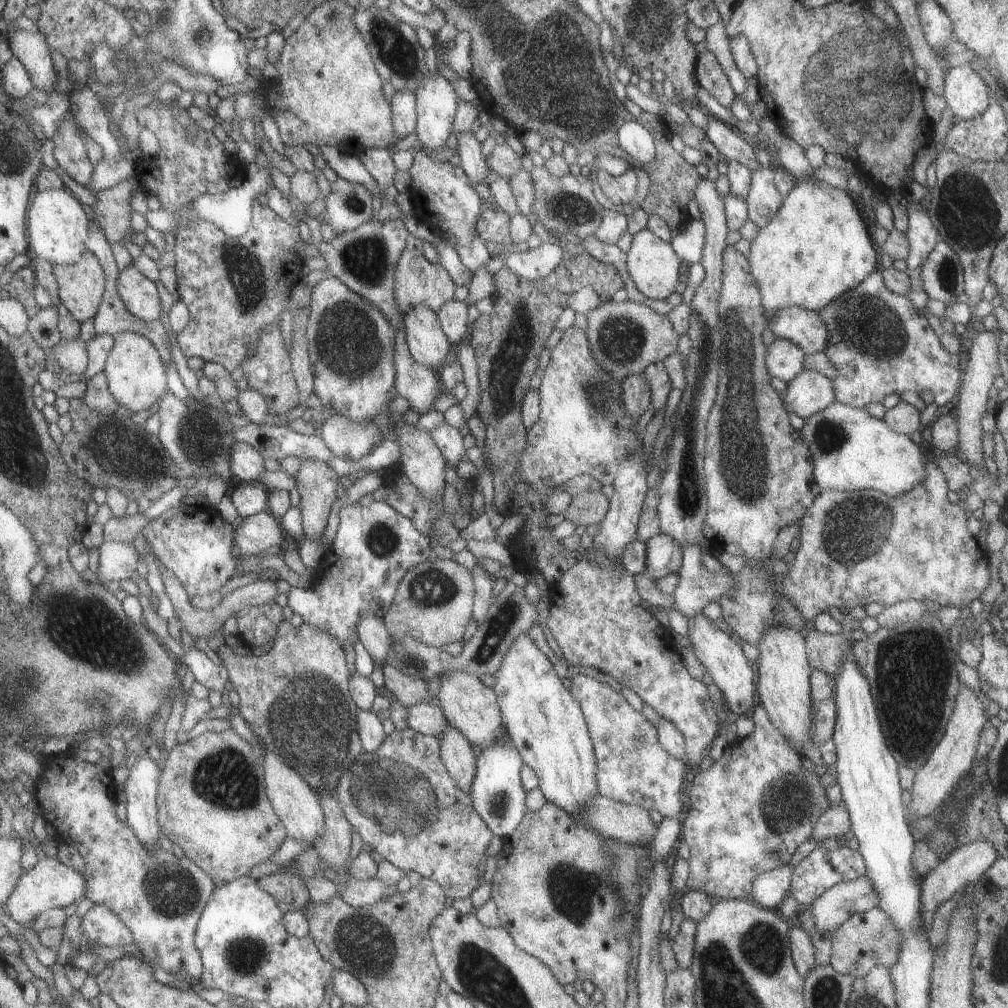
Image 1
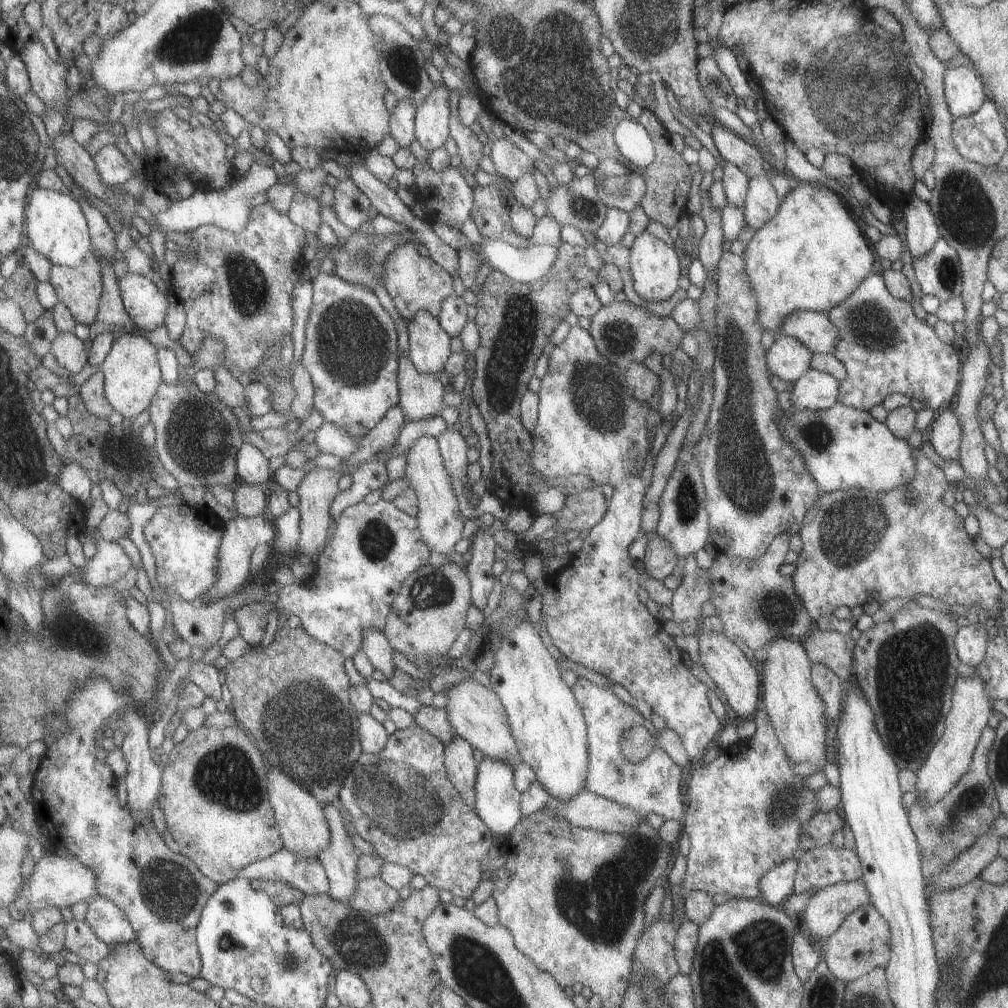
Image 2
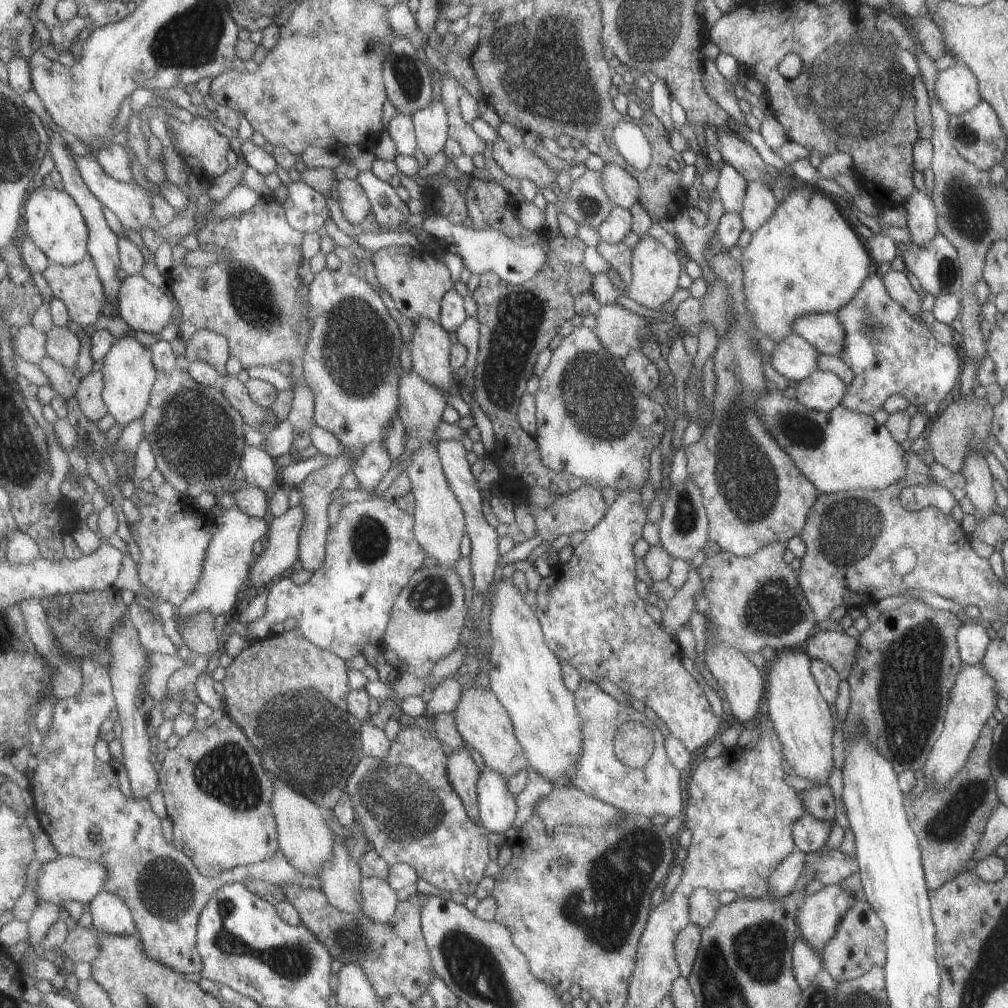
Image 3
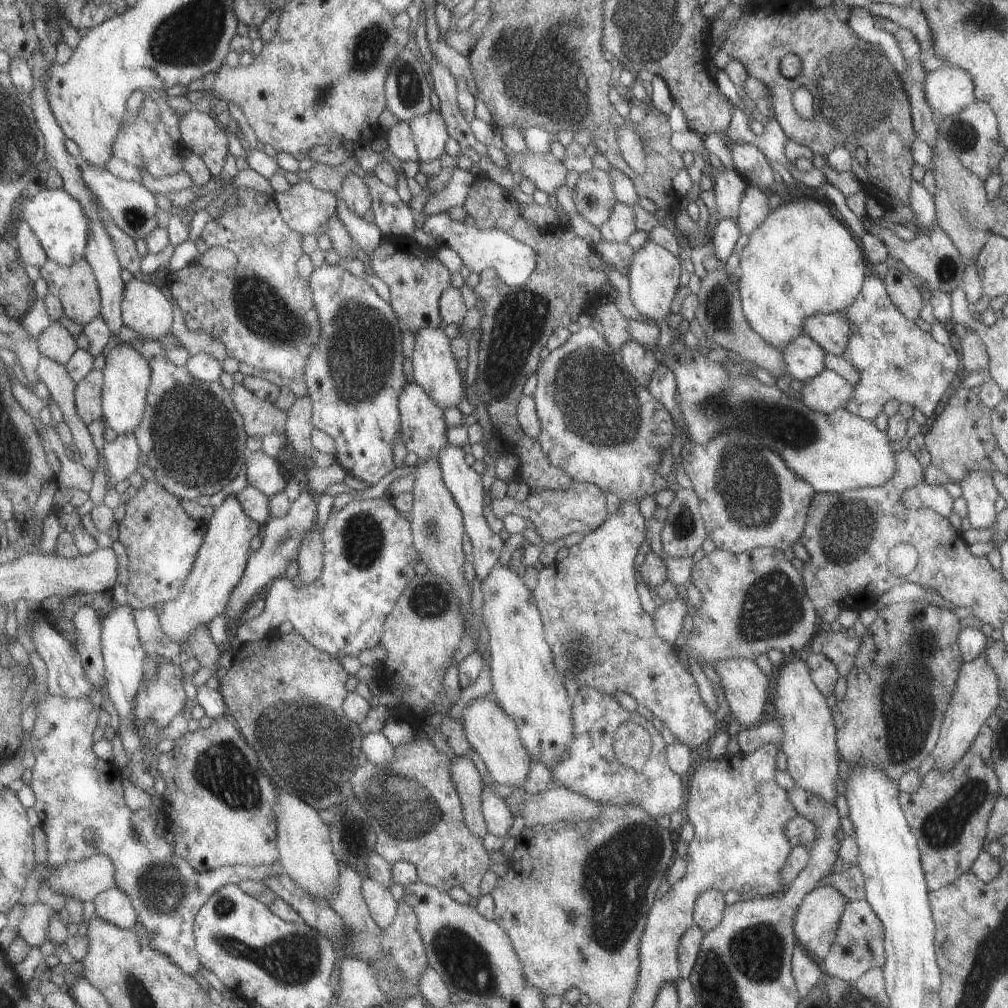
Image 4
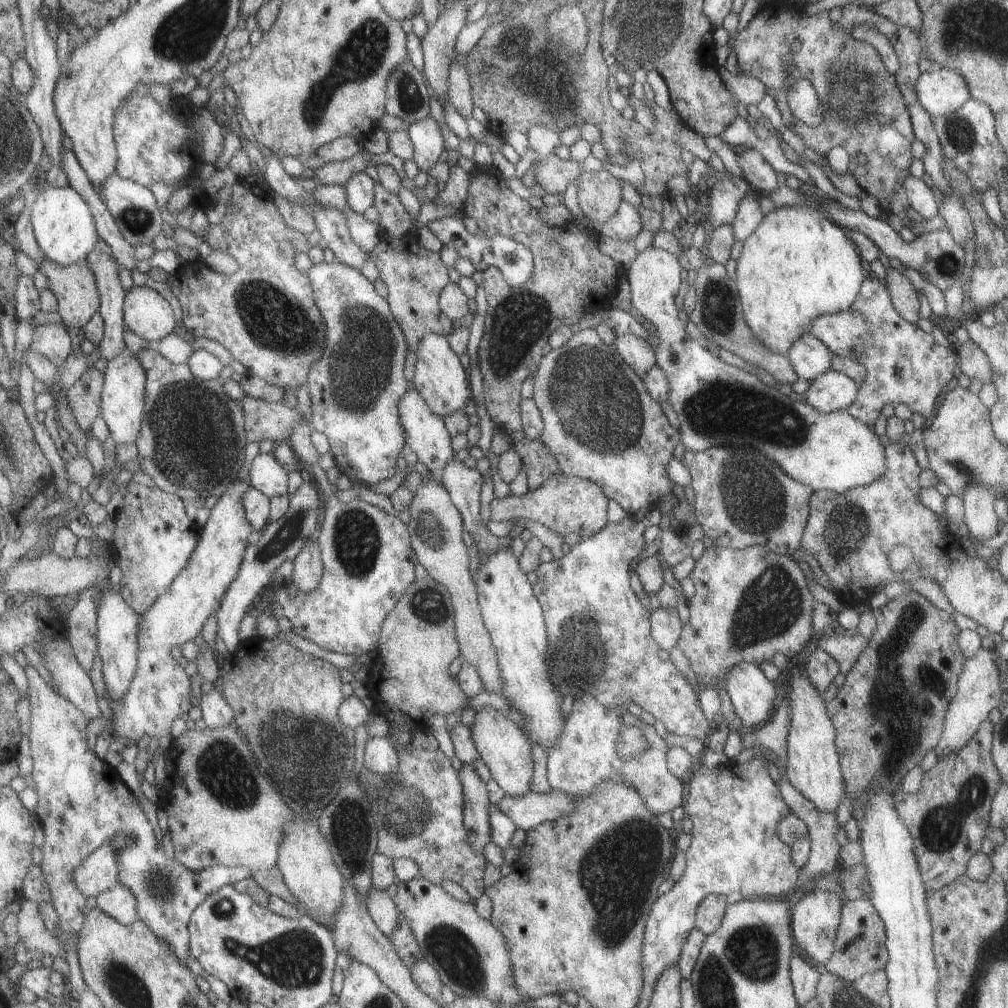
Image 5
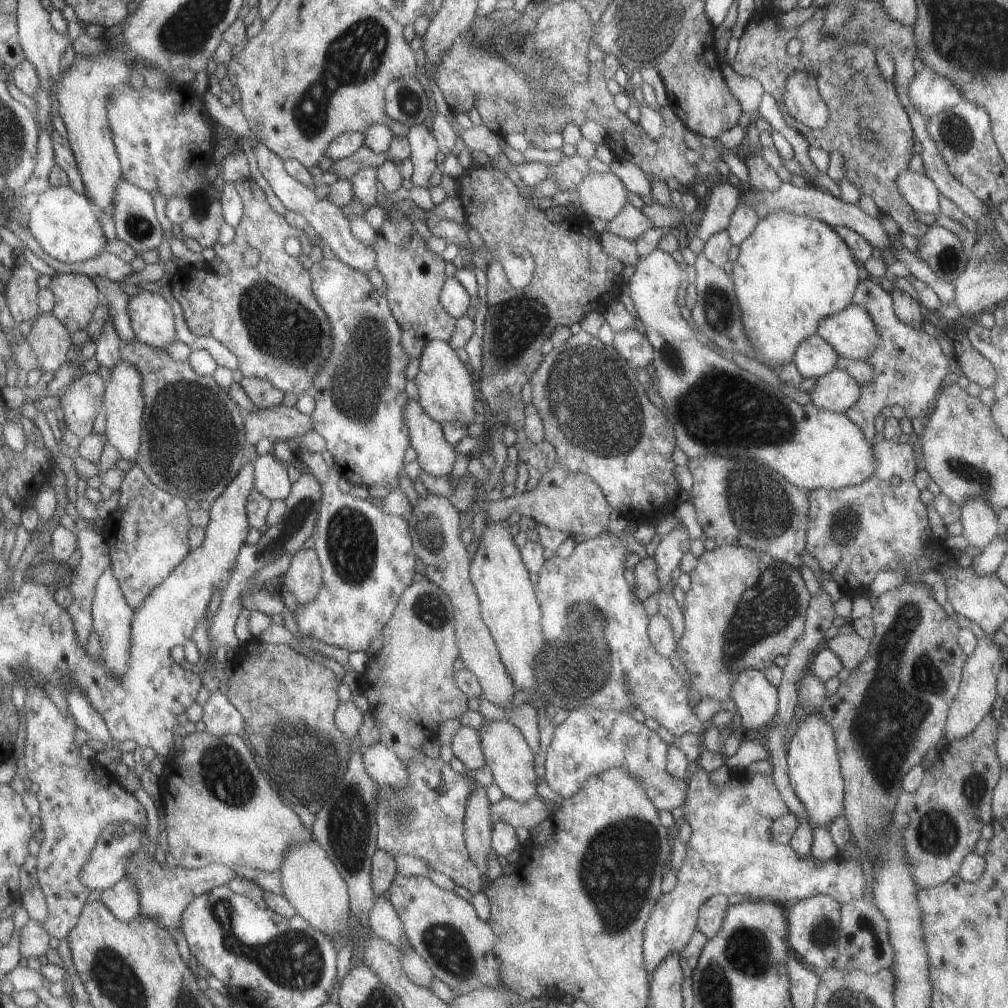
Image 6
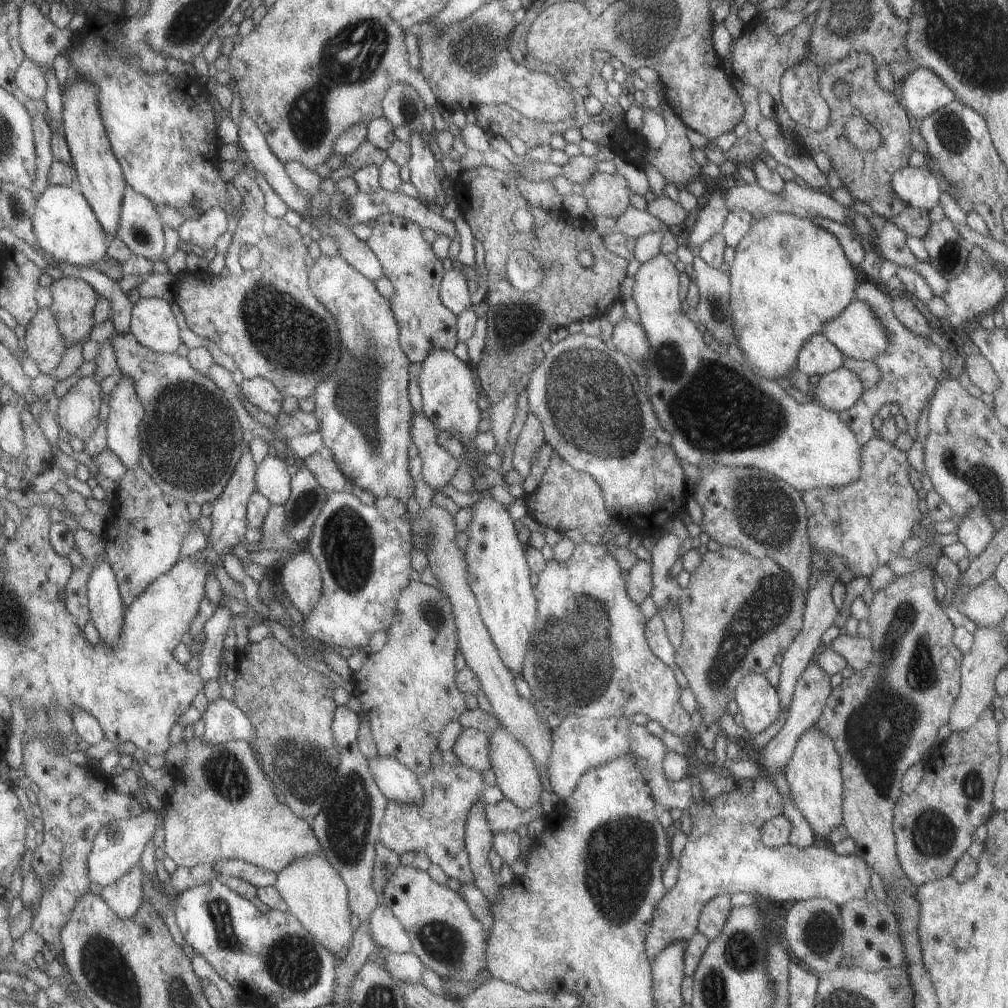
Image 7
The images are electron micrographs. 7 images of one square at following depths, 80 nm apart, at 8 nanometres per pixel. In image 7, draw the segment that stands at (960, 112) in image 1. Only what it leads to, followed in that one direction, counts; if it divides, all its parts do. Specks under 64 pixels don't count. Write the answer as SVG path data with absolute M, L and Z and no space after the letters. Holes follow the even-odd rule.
M920 67L909 72L893 91L909 117L921 120L955 100L953 91L930 70Z

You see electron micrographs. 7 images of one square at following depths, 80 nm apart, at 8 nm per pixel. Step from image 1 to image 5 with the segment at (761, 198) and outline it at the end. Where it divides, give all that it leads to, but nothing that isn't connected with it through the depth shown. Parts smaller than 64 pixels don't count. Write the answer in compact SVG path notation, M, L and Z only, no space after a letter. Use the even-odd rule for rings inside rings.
M748 190L745 196L739 201L733 220L730 222L734 240L744 240L747 238L761 219L763 214L759 209L759 195L756 192Z

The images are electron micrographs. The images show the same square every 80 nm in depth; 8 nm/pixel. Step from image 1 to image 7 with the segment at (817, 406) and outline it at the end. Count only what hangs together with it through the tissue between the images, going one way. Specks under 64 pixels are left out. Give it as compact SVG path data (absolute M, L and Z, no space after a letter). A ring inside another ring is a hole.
M839 366L819 377L817 384L812 386L811 400L825 410L840 413L842 410L849 408L854 402L857 402L863 392L864 389L857 376L845 367Z

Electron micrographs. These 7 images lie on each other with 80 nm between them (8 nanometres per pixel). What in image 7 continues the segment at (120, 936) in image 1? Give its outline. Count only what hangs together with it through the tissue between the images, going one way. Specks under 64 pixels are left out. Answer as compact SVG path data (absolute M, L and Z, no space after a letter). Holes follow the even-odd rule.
M139 863L123 878L103 888L99 895L121 918L133 918L144 902L145 875Z

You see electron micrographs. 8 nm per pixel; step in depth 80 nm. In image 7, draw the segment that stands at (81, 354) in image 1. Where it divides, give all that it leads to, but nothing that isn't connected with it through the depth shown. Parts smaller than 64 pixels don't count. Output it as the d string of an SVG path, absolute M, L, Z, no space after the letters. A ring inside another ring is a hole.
M40 309L28 324L23 338L26 352L43 373L52 373L66 356L67 339L60 331L56 315L51 309Z

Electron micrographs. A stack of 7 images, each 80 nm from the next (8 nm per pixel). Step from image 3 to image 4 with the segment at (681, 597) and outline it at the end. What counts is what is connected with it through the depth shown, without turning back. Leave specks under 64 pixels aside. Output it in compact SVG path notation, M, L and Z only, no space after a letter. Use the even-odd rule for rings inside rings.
M678 596L658 606L653 612L655 634L670 645L673 644L688 610L687 603Z

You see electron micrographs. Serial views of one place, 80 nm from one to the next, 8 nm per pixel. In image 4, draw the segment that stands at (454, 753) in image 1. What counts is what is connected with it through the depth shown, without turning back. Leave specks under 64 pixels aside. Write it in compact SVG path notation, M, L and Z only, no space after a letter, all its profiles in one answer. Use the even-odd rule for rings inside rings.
M467 755L452 759L452 779L462 800L466 825L476 837L483 838L489 833L482 811L482 794L487 783Z

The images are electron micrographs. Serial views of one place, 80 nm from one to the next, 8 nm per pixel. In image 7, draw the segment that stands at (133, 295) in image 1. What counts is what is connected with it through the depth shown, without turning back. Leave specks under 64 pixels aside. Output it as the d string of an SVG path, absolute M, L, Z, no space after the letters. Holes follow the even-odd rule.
M140 297L132 307L130 332L143 346L160 353L175 353L182 345L181 328L164 298Z

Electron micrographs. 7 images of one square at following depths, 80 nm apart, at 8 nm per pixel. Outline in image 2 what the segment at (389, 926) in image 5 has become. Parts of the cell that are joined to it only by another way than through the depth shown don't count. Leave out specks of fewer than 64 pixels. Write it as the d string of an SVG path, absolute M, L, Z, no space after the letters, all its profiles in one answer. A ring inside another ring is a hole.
M381 875L358 881L355 894L348 904L355 910L378 915L391 911L399 900L399 892L387 884Z

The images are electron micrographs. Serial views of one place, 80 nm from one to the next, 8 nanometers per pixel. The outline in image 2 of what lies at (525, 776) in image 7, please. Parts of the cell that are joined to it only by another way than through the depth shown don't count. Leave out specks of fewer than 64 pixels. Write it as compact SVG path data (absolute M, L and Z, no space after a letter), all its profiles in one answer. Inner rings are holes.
M469 678L451 685L446 689L446 692L449 693L446 709L457 735L468 740L469 744L480 750L484 757L507 761L514 767L522 762L504 704L491 686L483 686L483 684Z

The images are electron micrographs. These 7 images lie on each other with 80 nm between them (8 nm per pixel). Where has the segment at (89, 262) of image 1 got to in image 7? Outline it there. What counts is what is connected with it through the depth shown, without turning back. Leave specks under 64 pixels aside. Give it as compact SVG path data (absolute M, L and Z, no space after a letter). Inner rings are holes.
M61 274L55 275L50 287L54 298L50 309L68 346L87 338L96 326L95 308L100 302L97 289L85 279Z

